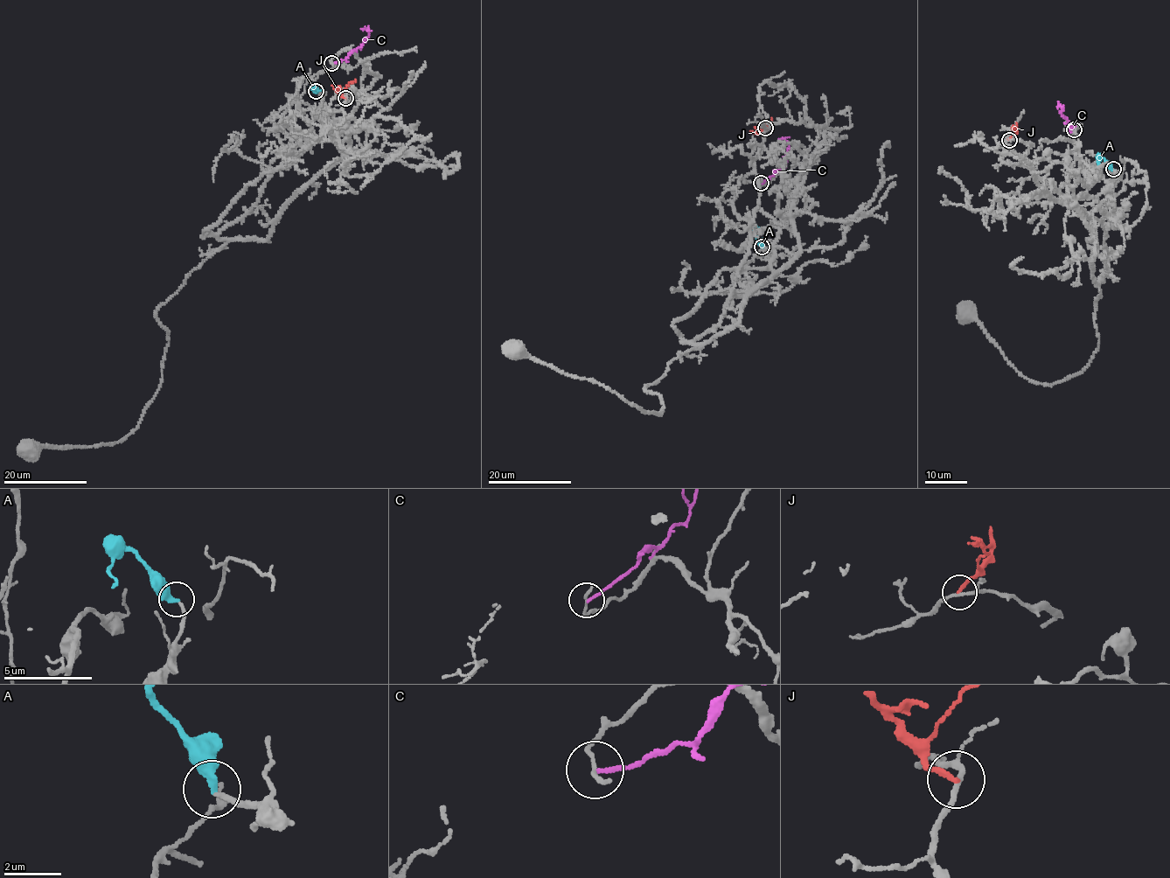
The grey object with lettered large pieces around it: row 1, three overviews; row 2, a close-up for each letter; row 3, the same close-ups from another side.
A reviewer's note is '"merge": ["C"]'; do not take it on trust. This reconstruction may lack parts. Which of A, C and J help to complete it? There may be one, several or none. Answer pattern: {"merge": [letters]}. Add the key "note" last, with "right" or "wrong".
{"merge": ["A"], "note": "wrong"}

